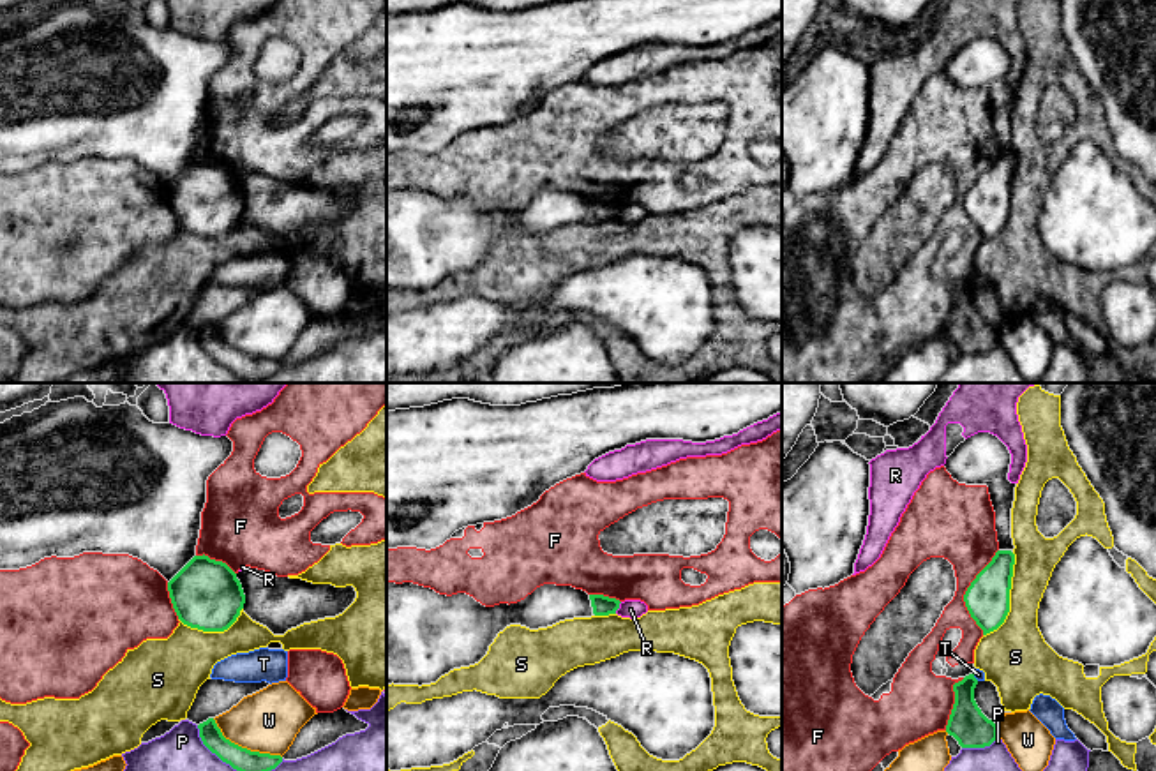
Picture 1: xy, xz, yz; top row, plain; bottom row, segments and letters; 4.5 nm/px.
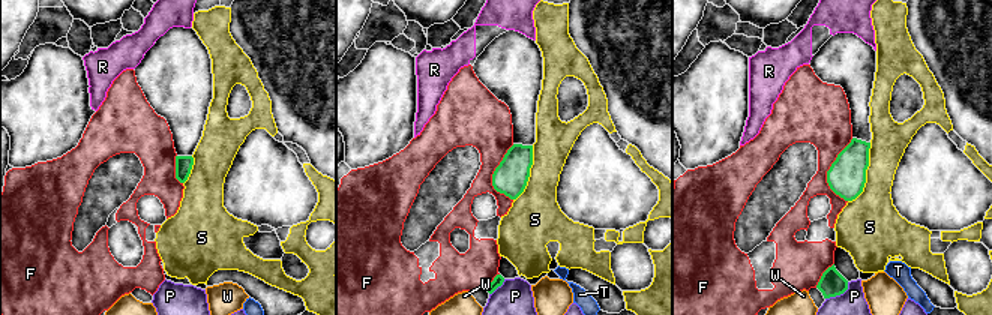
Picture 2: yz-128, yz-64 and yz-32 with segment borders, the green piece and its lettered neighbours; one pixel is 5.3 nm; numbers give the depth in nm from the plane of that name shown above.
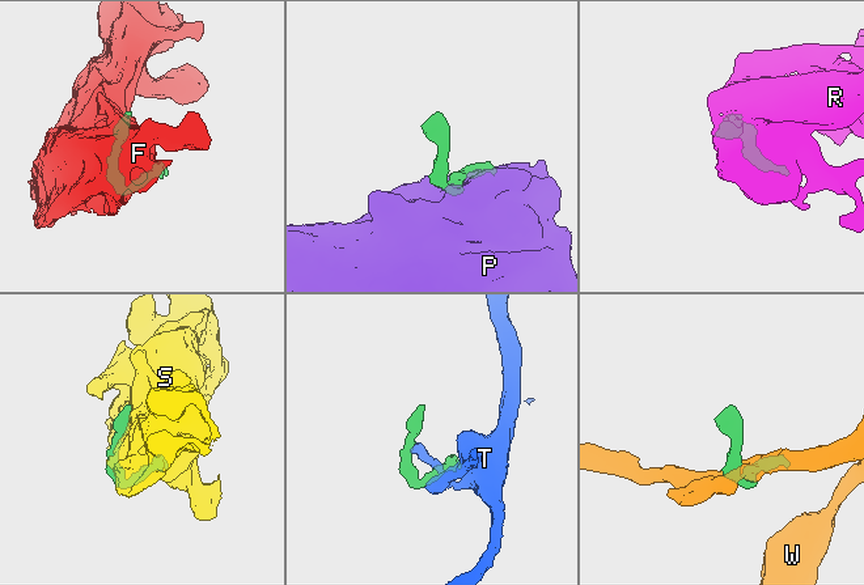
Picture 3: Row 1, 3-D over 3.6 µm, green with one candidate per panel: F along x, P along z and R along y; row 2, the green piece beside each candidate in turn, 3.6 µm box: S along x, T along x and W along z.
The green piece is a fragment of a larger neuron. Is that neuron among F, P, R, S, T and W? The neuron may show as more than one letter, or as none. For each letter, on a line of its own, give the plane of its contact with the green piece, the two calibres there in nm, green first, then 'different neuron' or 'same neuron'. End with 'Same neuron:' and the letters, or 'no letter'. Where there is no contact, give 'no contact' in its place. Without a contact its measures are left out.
F: contact in yz; calibres 200 and 280 nm; different neuron
P: contact in yz; calibres 170 and 280 nm; different neuron
R: contact in xz; calibres 100 and 80 nm; different neuron
S: contact in yz; calibres 200 and 260 nm; different neuron
T: contact in yz; calibres 170 and 50 nm; different neuron
W: contact in xy; calibres 110 and 280 nm; different neuron
Same neuron: no letter

